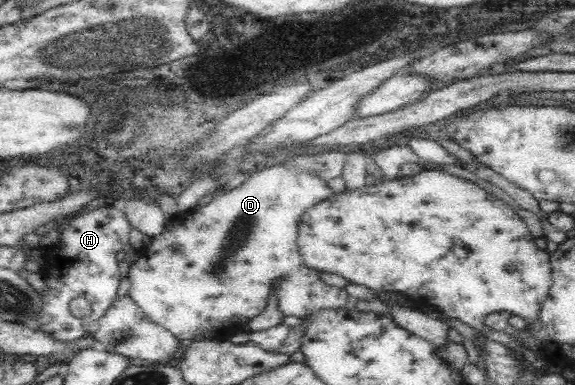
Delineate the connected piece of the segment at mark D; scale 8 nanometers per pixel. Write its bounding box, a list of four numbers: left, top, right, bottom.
[129,161,349,344]

